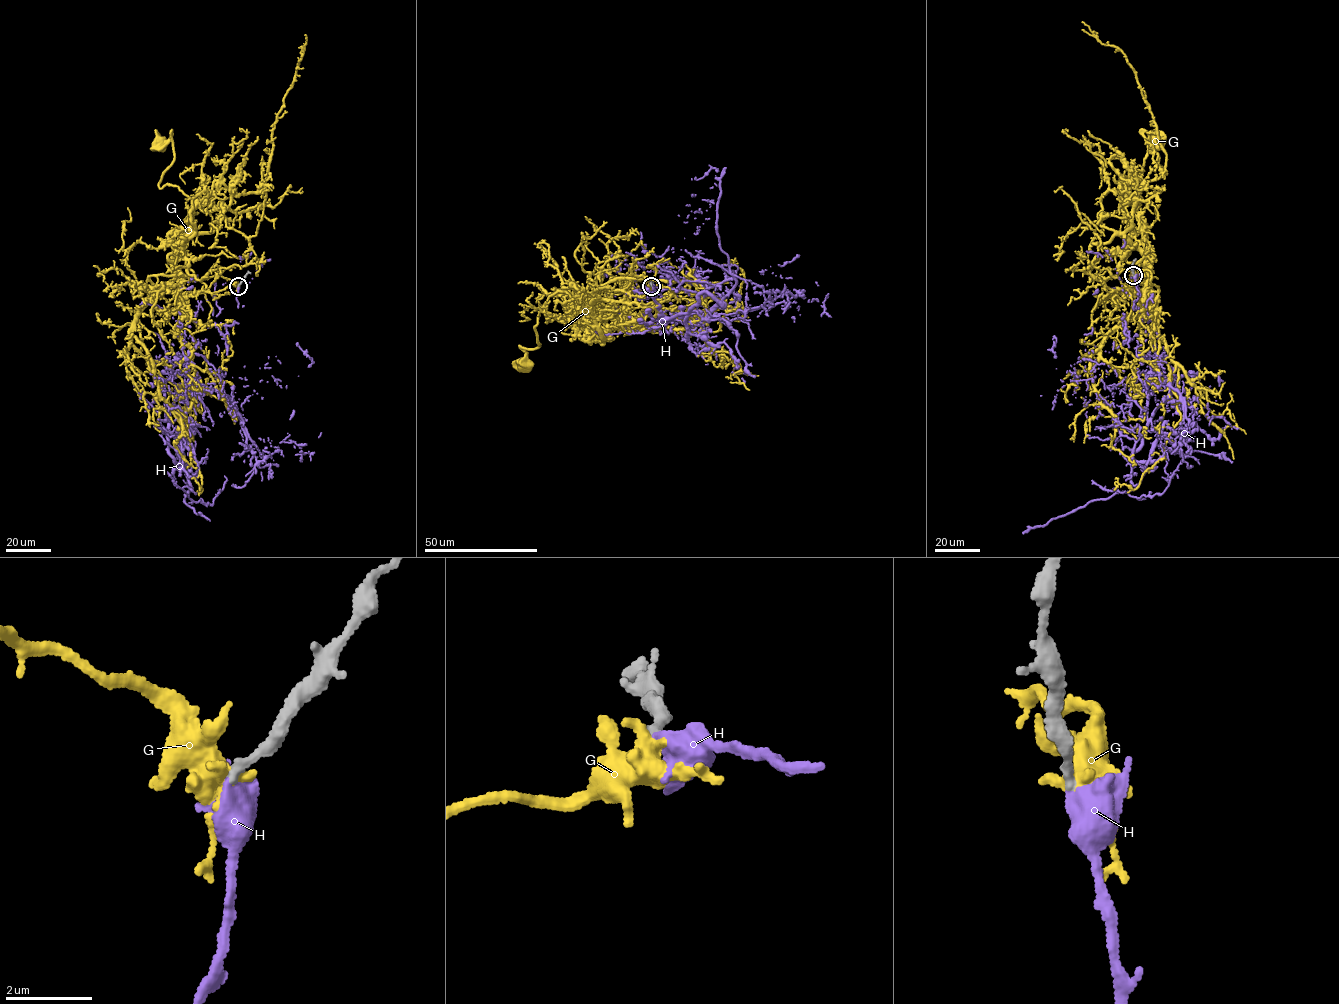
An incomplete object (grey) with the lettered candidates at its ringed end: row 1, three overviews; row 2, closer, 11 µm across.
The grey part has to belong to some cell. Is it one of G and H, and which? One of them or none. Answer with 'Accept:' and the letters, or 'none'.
Accept: H

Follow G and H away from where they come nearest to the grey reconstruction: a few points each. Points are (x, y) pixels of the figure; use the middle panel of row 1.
G: (651, 286), (611, 277), (586, 311), (562, 287), (525, 361)
H: (651, 286), (647, 328), (708, 318), (734, 288), (673, 276), (717, 185), (696, 177)

